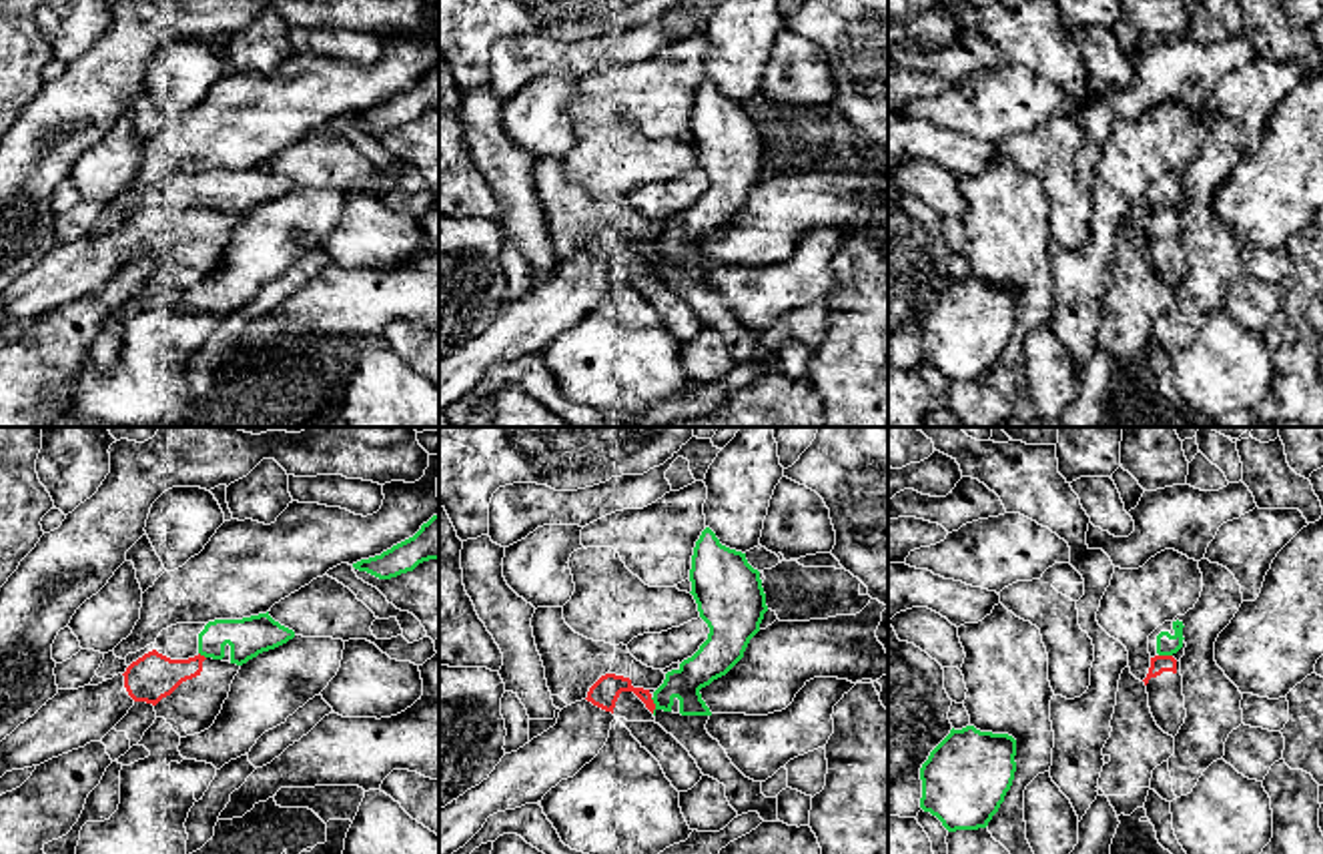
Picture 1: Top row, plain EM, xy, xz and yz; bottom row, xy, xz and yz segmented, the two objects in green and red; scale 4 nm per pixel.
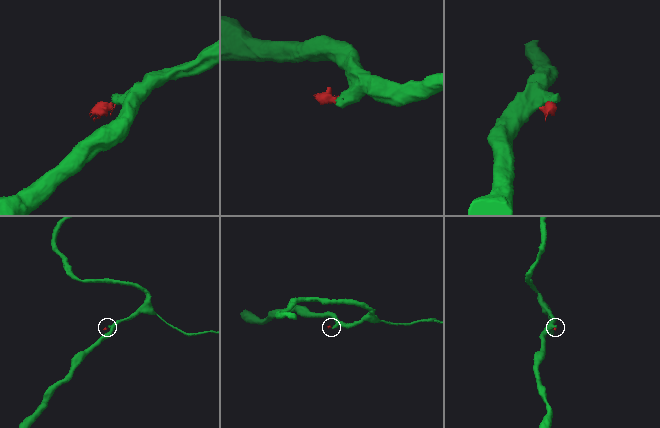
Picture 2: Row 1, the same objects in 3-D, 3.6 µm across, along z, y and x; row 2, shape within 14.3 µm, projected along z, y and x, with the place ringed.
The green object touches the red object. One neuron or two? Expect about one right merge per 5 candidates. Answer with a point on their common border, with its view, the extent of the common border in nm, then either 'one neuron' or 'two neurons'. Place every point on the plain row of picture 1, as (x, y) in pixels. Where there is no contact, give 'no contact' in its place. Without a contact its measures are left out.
xz (656, 257) | 70 nm | two neurons

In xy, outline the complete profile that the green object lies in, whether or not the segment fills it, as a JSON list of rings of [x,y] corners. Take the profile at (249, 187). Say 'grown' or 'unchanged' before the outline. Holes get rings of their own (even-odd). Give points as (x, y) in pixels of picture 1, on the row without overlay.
grown | [[[269,162],[243,170],[214,170],[208,174],[176,174],[160,182],[154,194],[126,206],[126,217],[156,200],[170,210],[204,206],[212,210],[247,215],[263,202],[275,200],[295,188],[295,182],[275,172]]]

